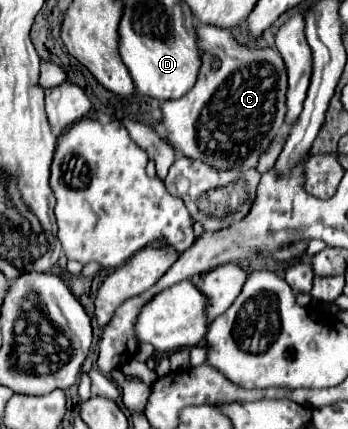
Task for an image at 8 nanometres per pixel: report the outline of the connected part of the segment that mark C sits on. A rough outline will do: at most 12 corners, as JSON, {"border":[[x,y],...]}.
{"border":[[198,24],[196,86],[162,102],[166,142],[250,170],[284,126],[276,48]]}

